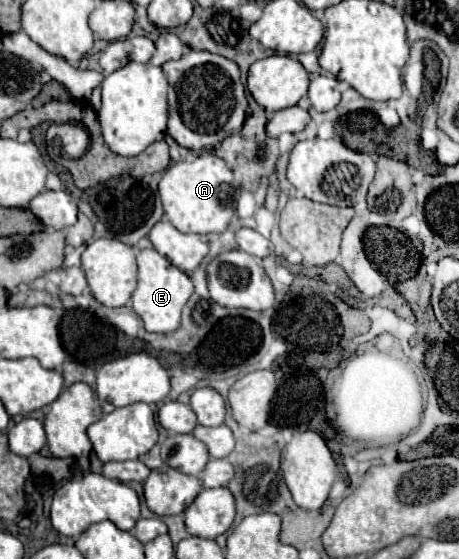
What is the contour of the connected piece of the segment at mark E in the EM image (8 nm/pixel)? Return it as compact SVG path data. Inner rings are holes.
M155 248L141 250L137 254L137 264L139 264L139 282L133 292L131 306L145 322L145 330L147 332L173 332L173 330L177 330L179 322L181 322L181 308L185 306L185 302L194 292L191 274L181 272L165 256L161 256Z

